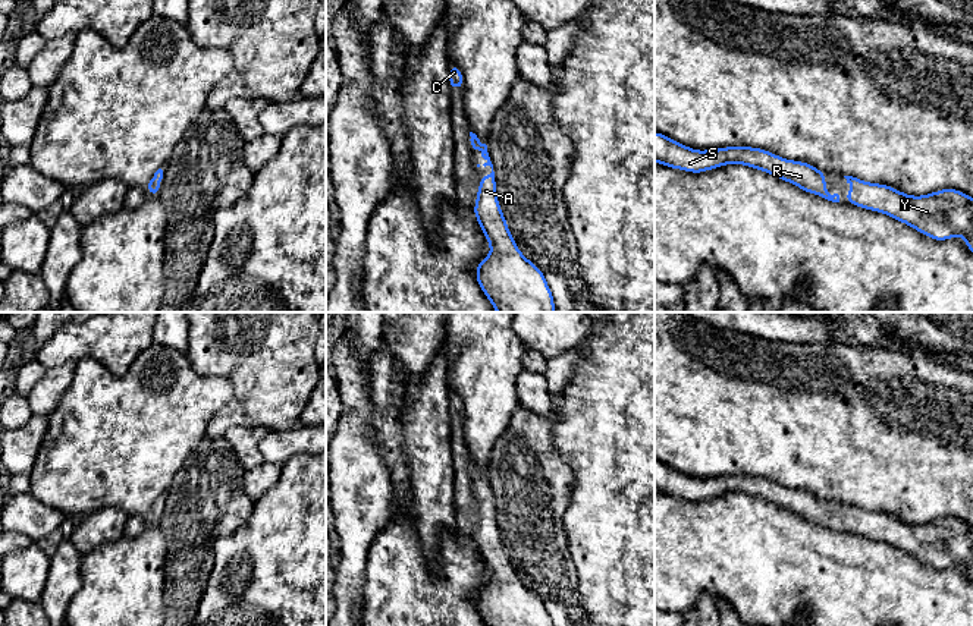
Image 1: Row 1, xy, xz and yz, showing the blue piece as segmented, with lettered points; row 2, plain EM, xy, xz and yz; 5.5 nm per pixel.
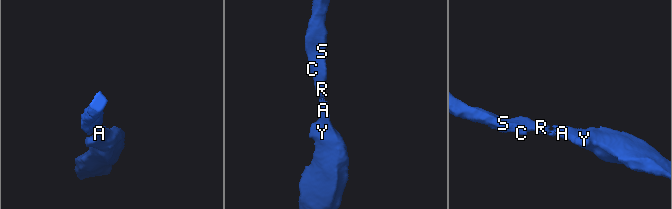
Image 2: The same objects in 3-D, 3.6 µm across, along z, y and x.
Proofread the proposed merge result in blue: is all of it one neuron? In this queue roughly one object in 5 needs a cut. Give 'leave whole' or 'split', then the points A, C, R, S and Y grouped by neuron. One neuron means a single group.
leave whole; groups A C R S Y

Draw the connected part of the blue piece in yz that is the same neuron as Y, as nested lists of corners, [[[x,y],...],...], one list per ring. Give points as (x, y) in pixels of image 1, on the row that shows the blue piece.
[[[844,177],[853,185],[845,202],[885,213],[939,242],[961,235],[973,252],[973,198],[966,194],[948,188],[925,196],[911,196],[888,185]]]

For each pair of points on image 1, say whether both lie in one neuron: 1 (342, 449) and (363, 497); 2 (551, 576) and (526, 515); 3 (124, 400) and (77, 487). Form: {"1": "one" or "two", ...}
{"1": "one", "2": "one", "3": "one"}

